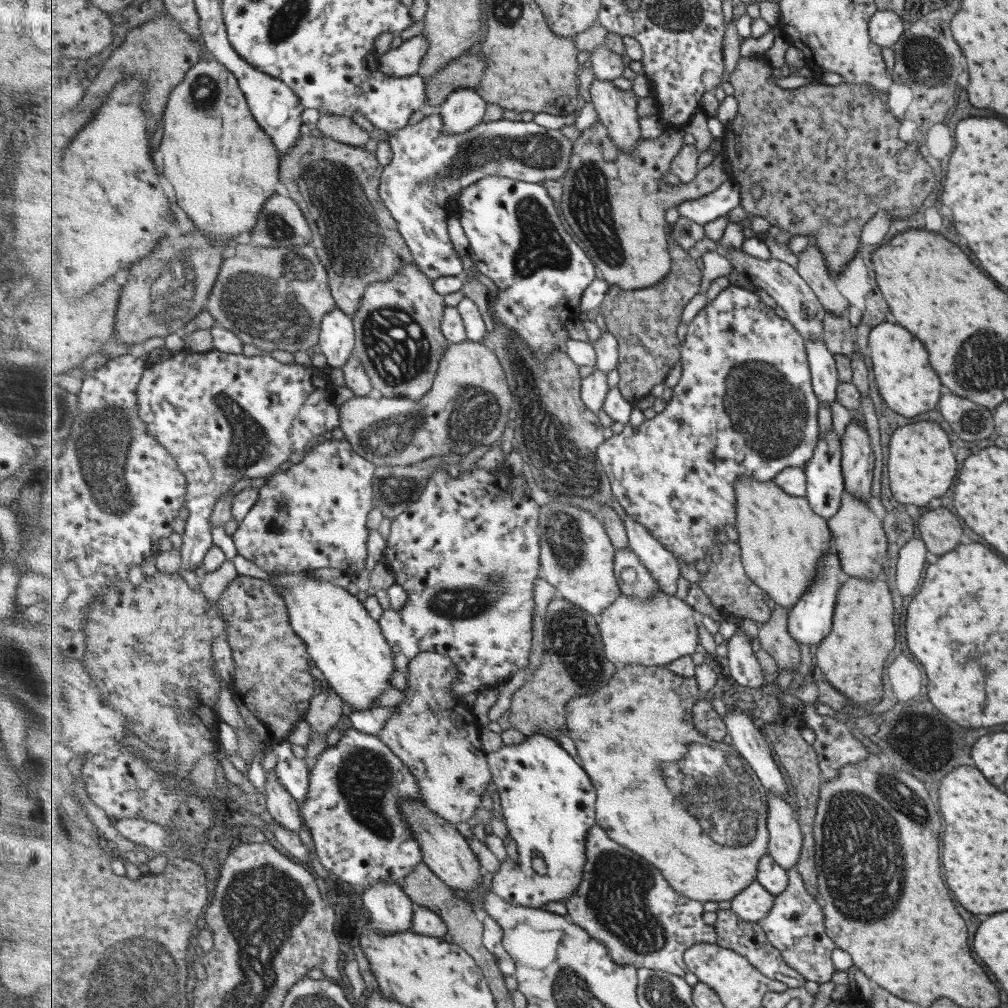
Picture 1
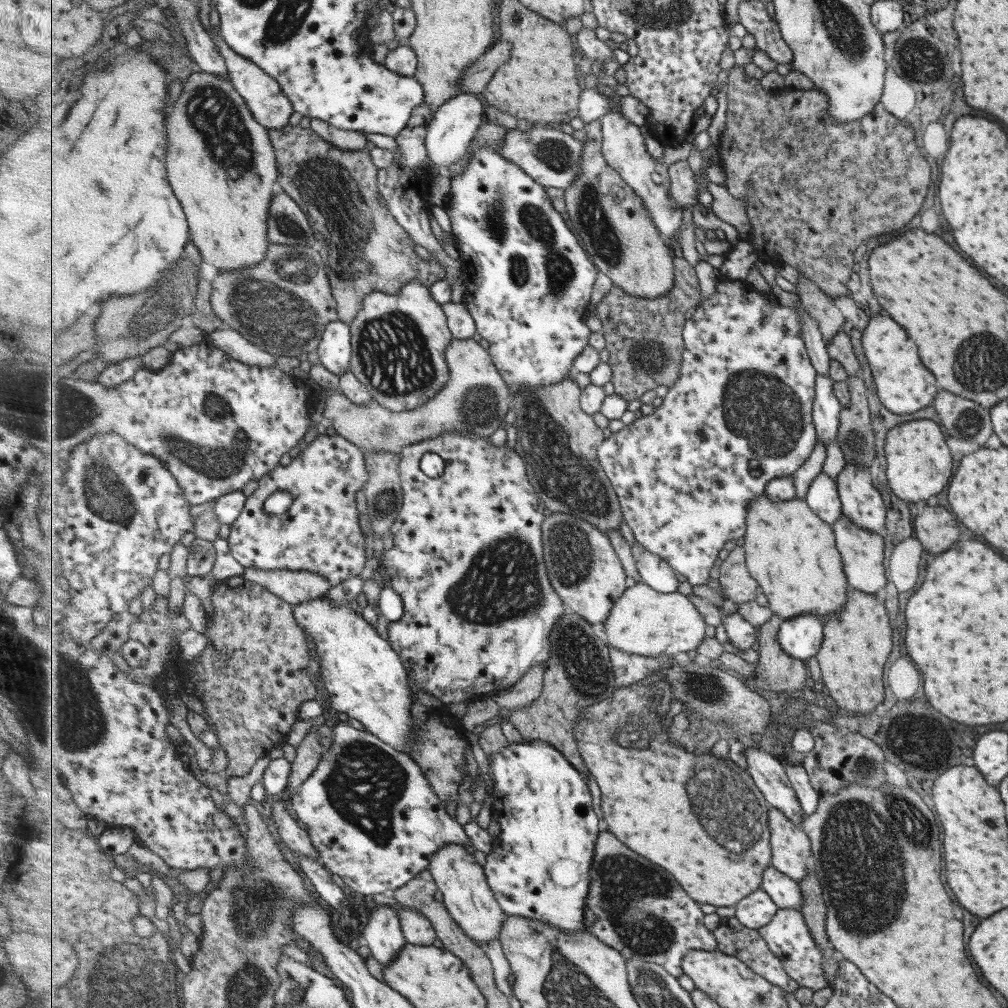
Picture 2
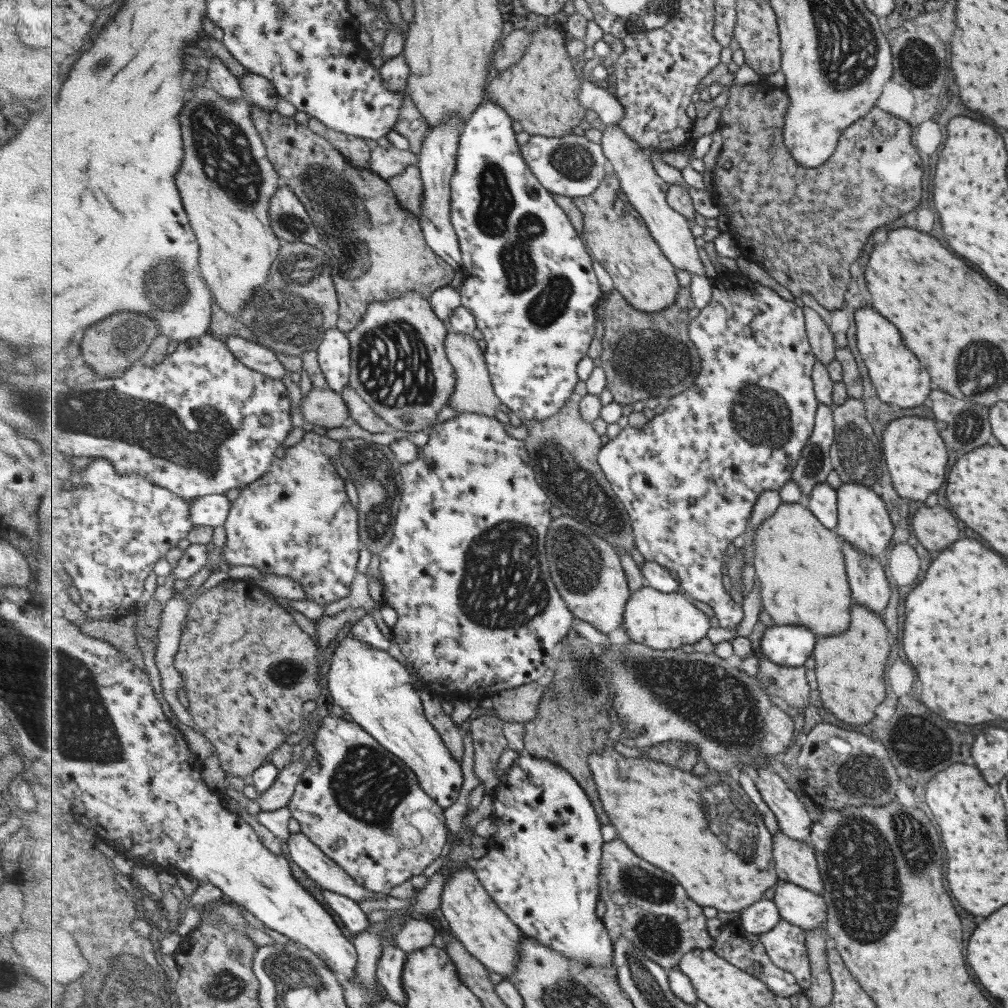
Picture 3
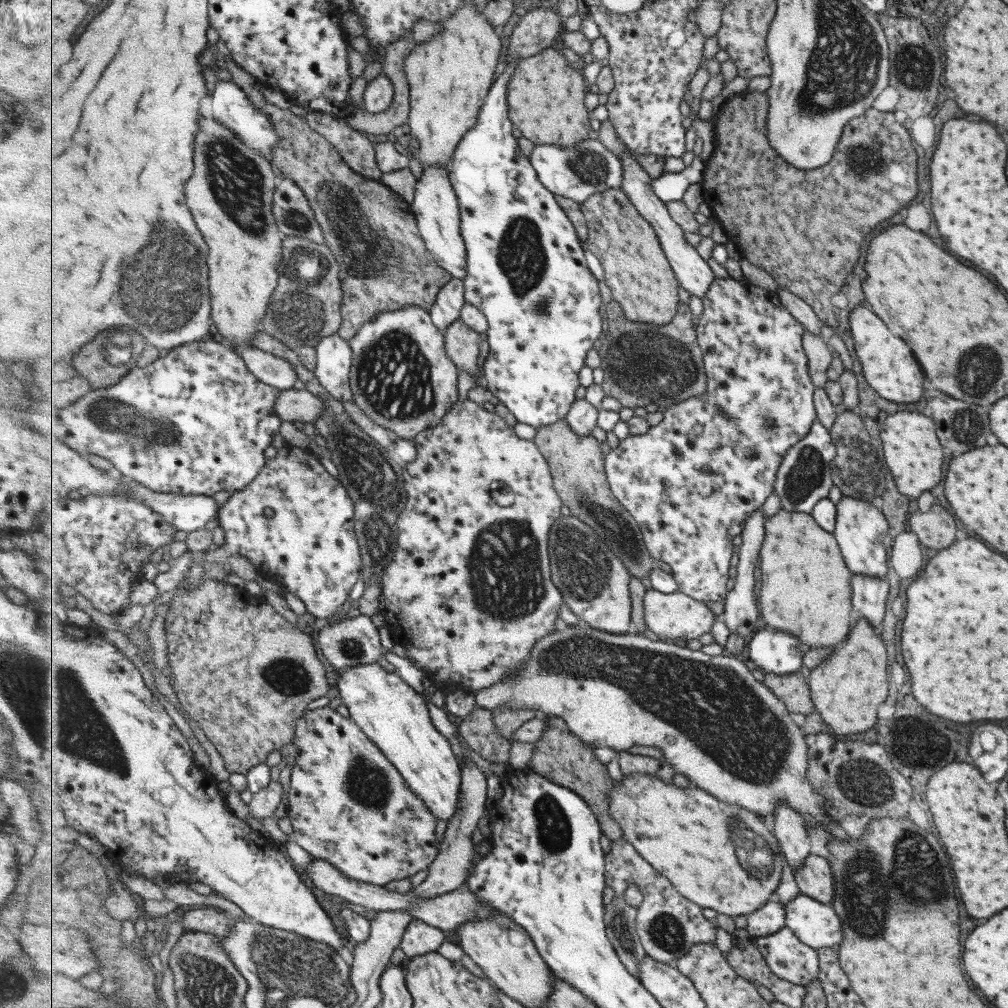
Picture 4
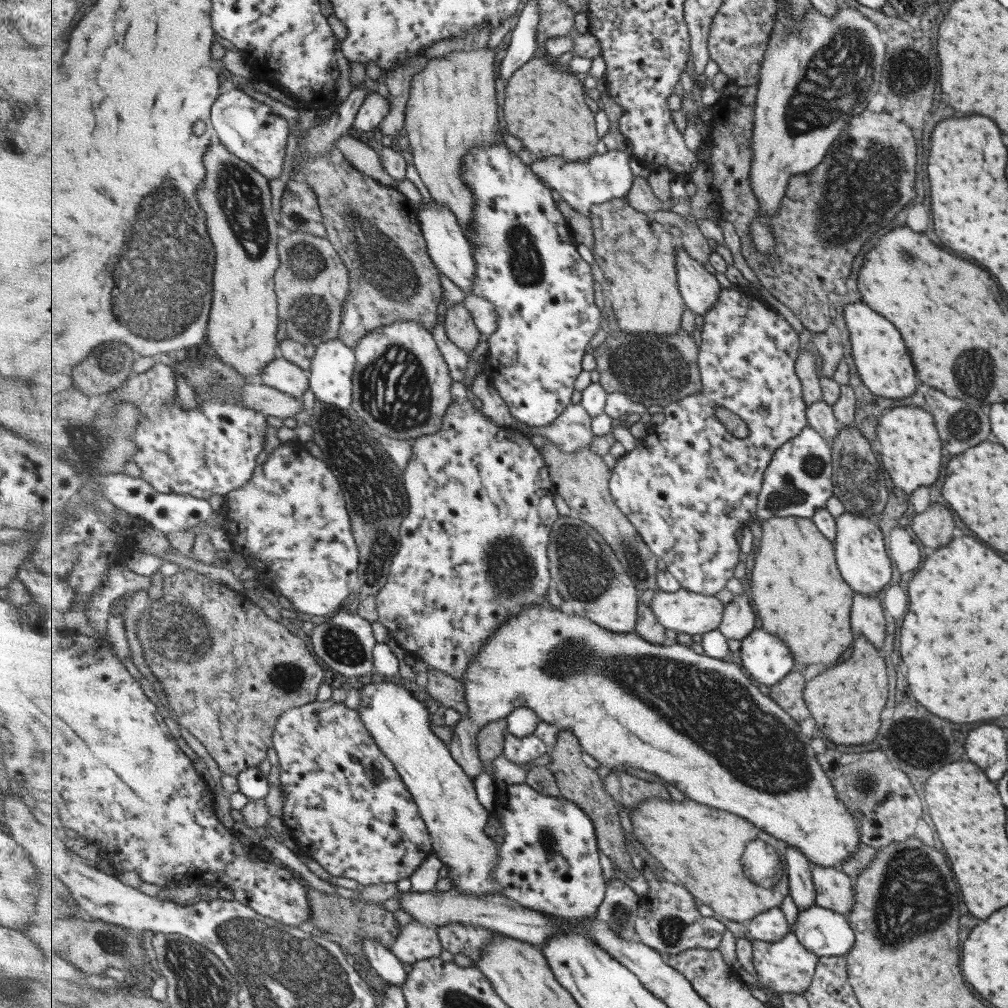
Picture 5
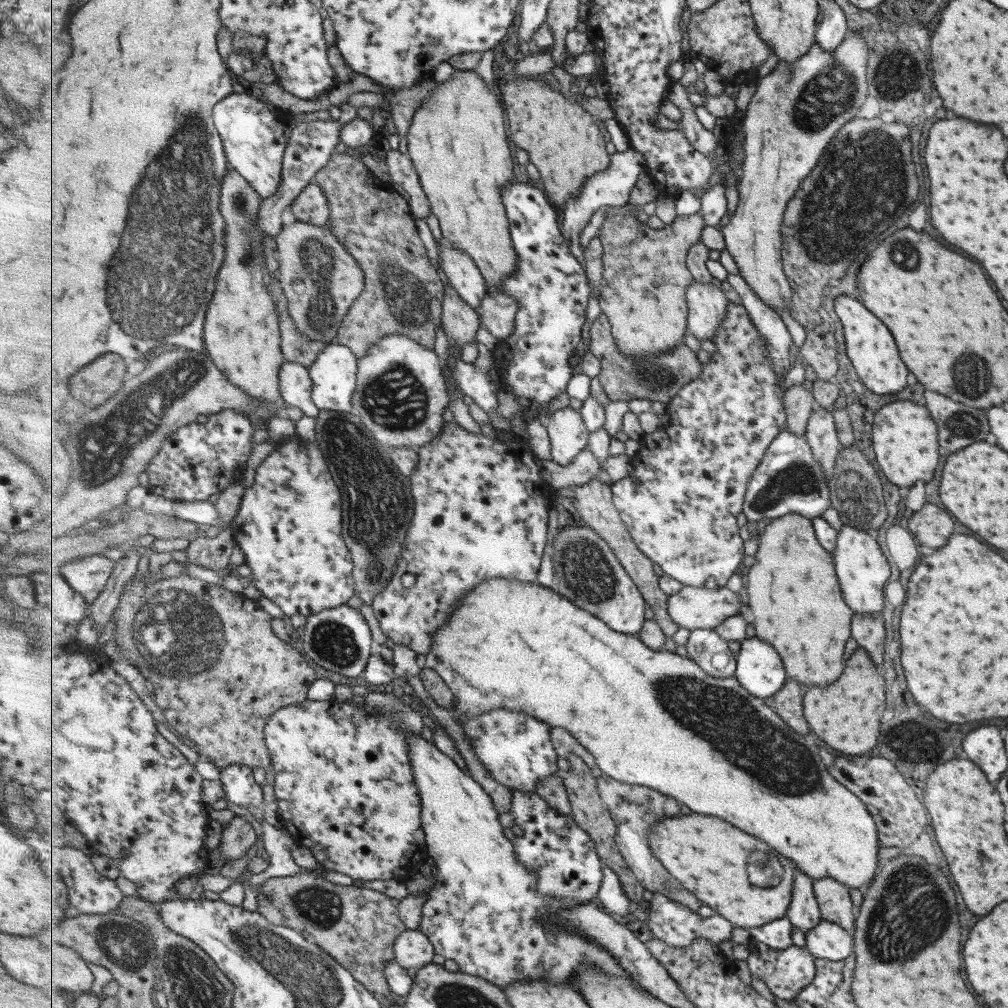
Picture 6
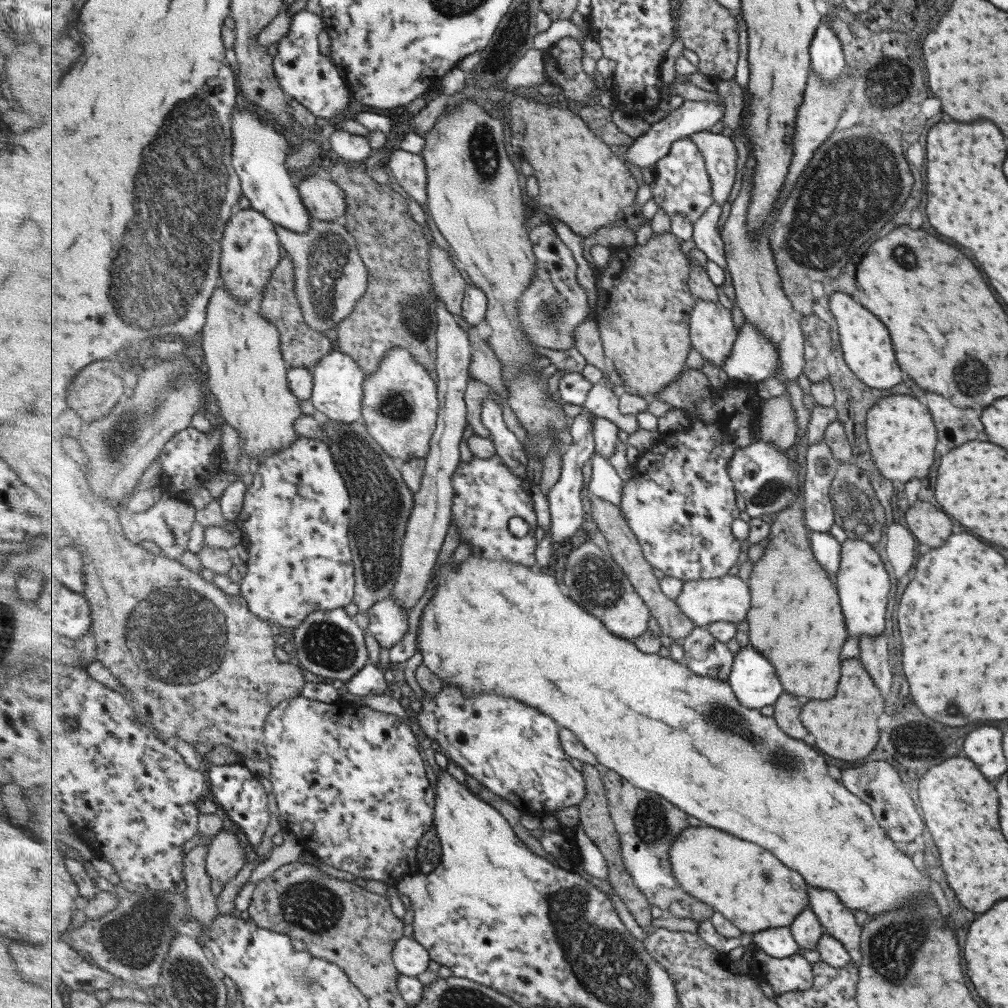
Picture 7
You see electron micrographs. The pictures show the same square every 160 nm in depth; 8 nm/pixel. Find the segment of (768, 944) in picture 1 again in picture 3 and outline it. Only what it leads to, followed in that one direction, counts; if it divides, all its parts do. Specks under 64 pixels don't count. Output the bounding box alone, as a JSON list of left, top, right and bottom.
[712,920,804,996]

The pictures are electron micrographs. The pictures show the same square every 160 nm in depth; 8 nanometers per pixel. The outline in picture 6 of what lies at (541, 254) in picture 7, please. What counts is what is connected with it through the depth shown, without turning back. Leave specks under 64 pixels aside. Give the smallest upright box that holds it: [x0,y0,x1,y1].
[476,292,518,340]

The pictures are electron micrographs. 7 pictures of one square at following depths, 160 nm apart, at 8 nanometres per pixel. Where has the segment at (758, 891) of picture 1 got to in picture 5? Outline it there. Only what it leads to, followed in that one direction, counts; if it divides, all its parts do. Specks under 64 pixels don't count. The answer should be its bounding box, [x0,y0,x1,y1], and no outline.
[746,907,790,942]

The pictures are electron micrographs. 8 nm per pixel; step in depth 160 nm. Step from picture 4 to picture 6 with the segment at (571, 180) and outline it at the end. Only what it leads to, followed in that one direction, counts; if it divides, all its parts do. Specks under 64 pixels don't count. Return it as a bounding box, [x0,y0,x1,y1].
[562,148,647,266]

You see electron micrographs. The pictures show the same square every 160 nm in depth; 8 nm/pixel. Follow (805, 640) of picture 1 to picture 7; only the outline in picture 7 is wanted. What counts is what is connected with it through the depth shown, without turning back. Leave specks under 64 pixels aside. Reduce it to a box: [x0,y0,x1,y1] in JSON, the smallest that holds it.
[728,644,785,709]

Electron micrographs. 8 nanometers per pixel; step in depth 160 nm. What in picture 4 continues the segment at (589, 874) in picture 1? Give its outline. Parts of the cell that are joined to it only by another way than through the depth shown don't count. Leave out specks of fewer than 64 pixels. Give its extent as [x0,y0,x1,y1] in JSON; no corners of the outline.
[607,838,717,964]

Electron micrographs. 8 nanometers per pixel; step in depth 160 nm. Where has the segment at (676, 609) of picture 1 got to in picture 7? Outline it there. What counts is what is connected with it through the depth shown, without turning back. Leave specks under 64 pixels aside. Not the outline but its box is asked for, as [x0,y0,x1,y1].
[676,574,752,627]

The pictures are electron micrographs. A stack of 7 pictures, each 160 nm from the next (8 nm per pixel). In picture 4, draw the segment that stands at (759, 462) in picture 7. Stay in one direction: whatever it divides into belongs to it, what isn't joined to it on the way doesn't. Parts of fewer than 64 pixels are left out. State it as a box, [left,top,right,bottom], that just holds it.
[774,421,835,513]

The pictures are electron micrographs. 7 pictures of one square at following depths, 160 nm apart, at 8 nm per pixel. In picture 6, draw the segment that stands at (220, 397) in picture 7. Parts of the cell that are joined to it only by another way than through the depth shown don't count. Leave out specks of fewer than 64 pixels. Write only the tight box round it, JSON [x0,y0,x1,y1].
[204,166,288,425]

